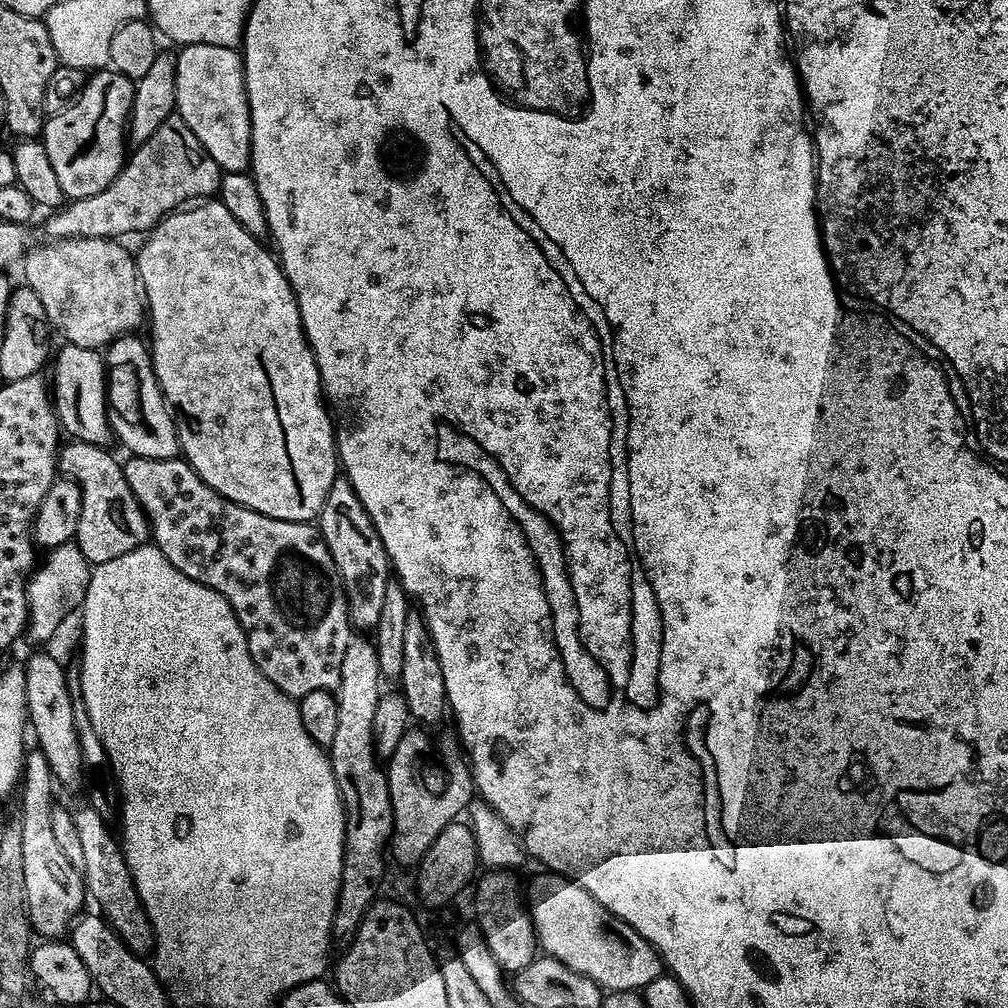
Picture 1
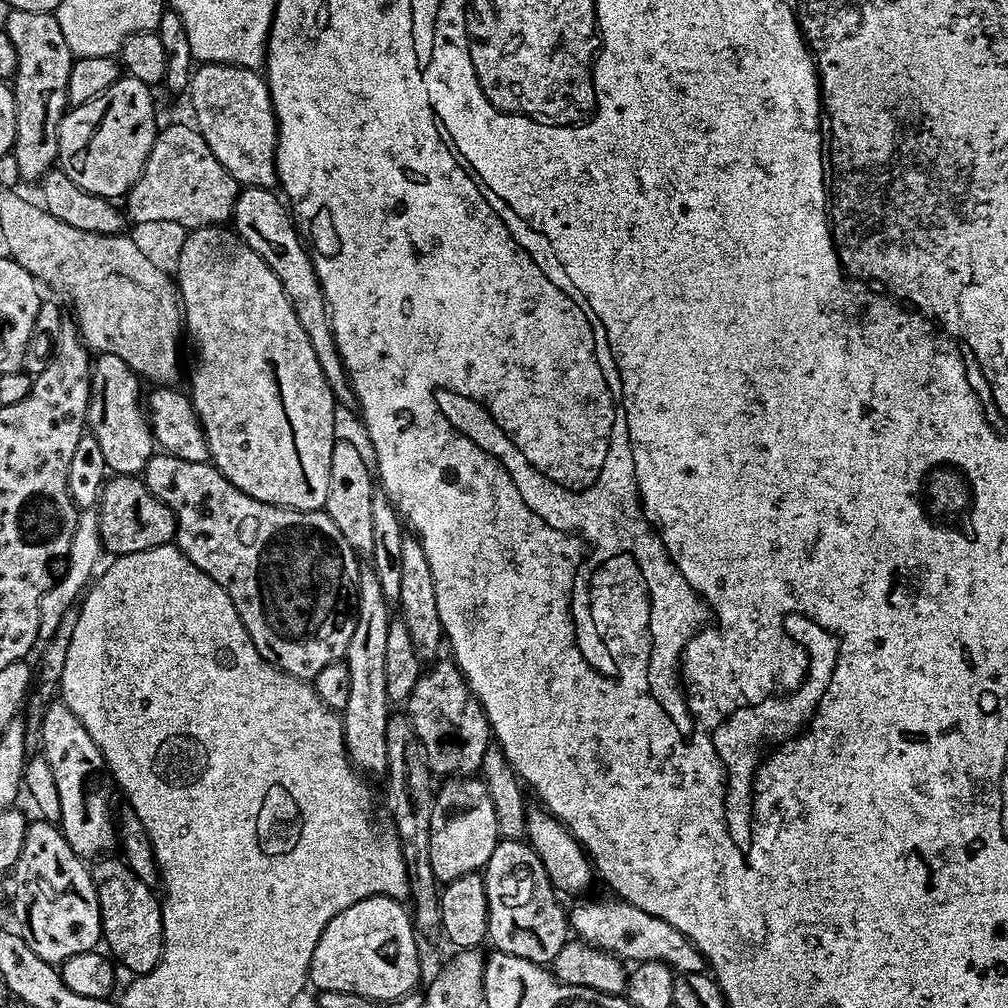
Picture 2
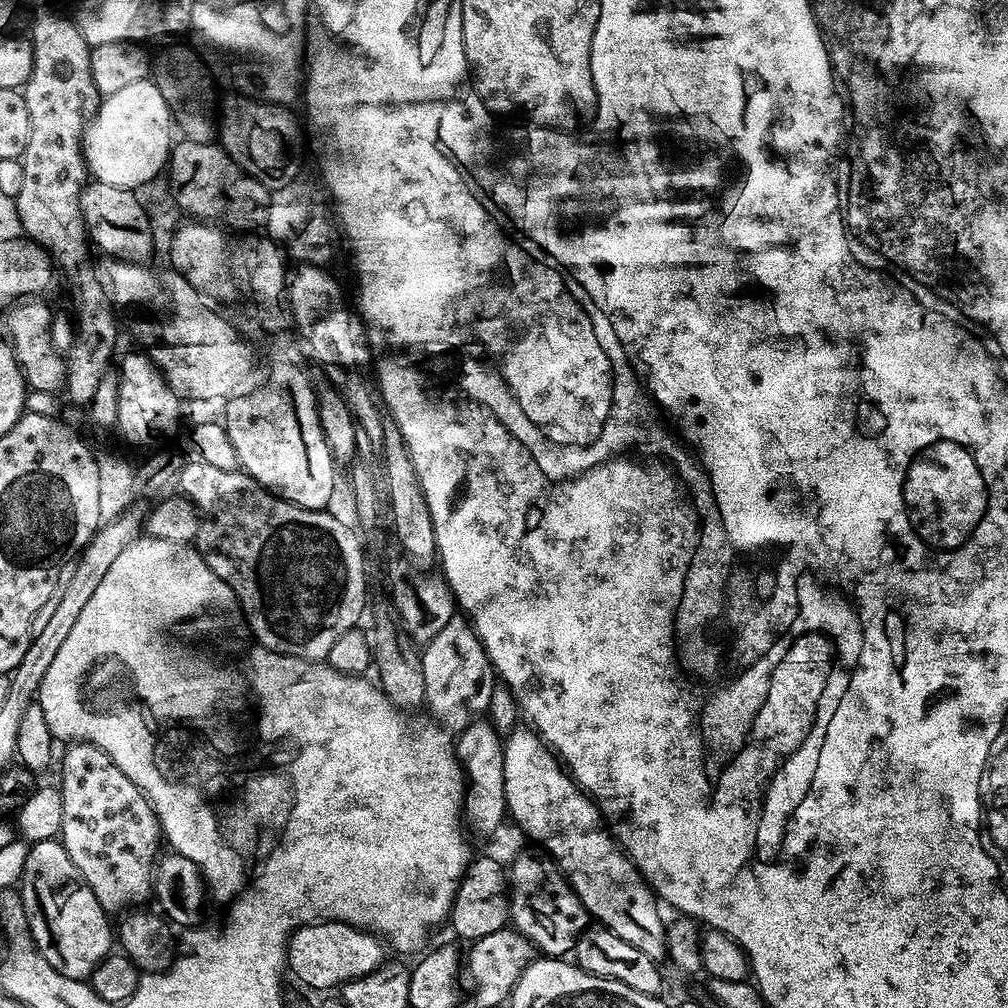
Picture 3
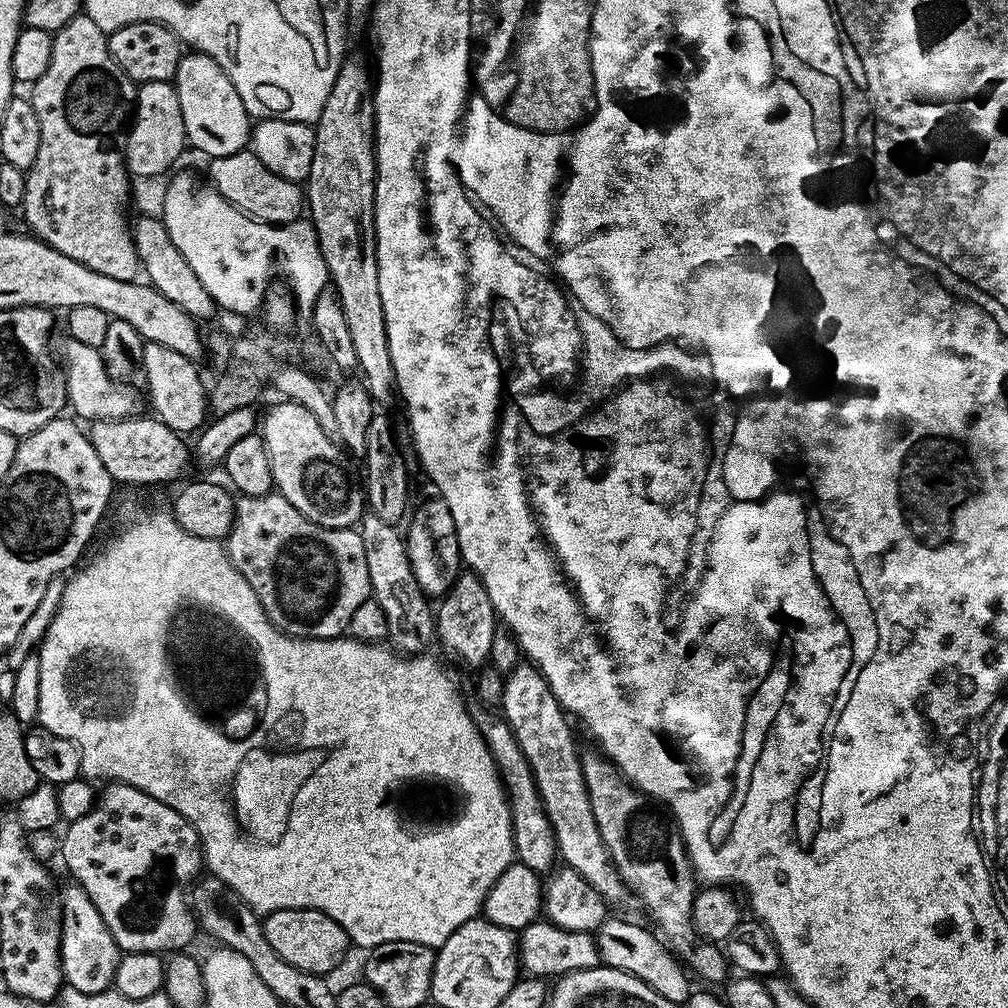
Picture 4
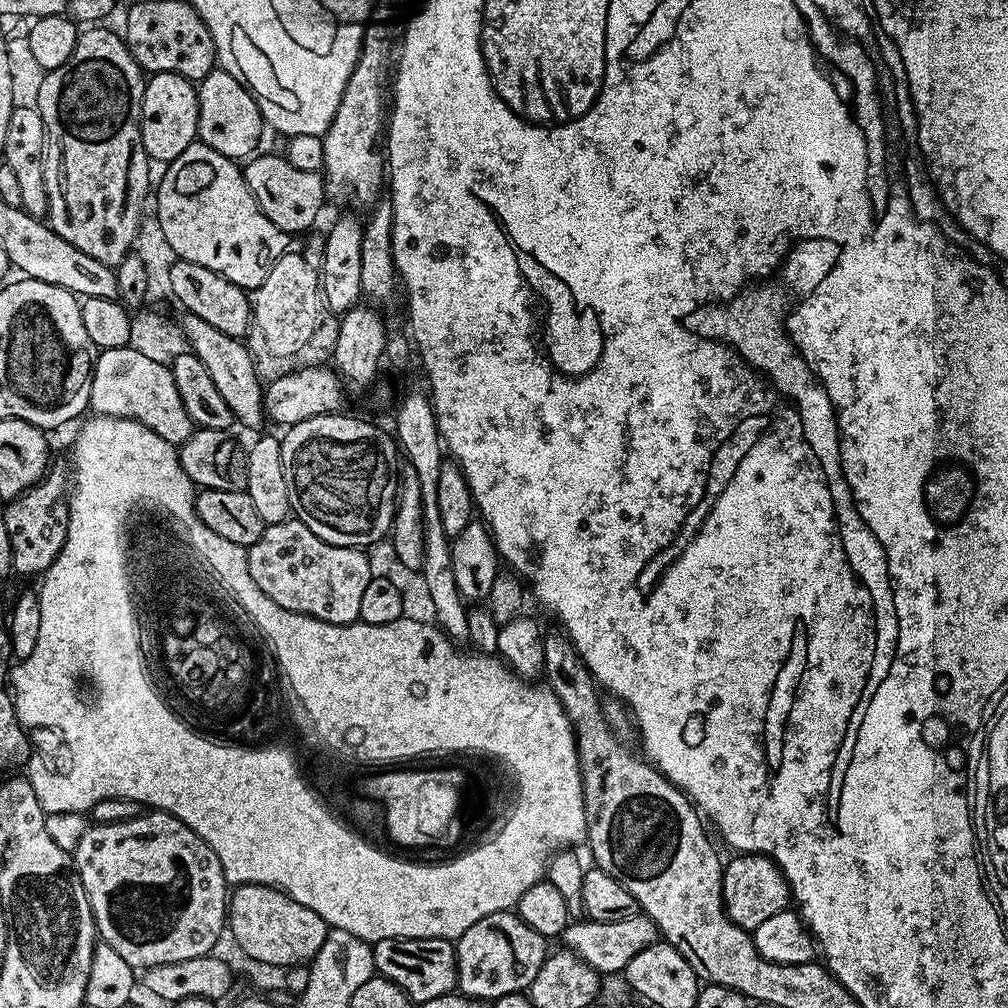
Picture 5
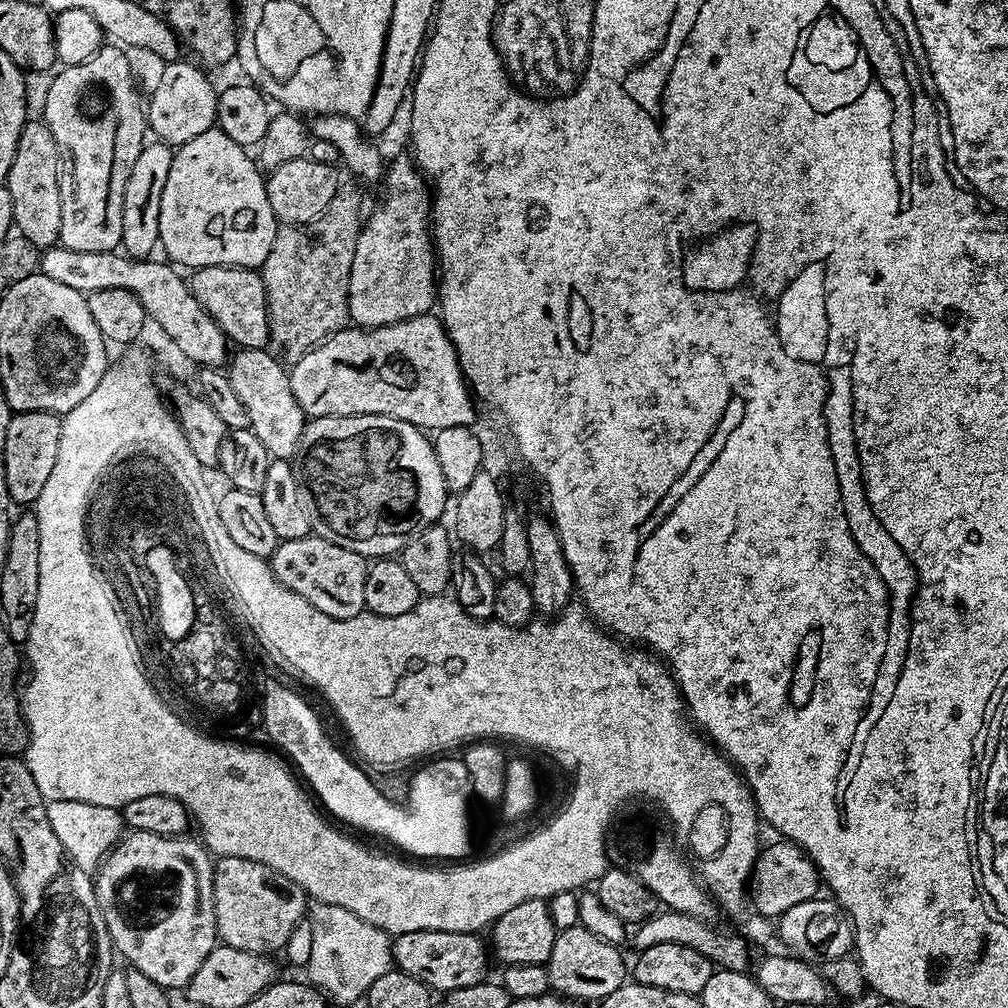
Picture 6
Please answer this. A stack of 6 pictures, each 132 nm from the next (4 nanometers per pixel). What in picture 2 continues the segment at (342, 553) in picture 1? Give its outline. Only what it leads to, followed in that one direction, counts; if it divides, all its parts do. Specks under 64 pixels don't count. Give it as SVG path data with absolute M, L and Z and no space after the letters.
M344 438L337 439L334 450L330 454L330 486L328 497L324 503L328 517L342 530L342 538L350 542L357 554L371 553L374 546L374 522L372 520L370 502L374 491L374 472L364 461L360 448Z

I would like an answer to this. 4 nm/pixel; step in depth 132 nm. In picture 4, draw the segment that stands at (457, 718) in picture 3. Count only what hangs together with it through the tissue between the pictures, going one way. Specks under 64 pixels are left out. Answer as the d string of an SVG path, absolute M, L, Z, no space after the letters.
M471 570L461 571L455 582L450 586L447 593L439 601L434 612L434 636L440 644L456 660L461 660L466 667L472 670L479 669L492 655L492 643L494 634L498 630L498 617L494 606L490 602L490 594L486 594L486 586L477 578Z

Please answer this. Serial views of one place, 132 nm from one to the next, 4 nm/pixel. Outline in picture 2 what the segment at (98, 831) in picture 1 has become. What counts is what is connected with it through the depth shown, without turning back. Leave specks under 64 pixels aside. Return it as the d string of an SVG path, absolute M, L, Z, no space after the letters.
M112 858L97 859L97 864L93 863L90 868L100 903L102 940L105 945L108 943L107 951L117 961L120 959L132 974L143 974L154 970L162 958L164 931L160 902L157 893L152 893L153 885L142 882L123 859L108 859Z

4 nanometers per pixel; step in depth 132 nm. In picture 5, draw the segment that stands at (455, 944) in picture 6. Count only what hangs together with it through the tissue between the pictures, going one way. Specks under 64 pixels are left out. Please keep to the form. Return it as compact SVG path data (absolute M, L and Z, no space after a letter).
M386 938L375 941L371 945L375 971L384 976L390 982L394 982L412 1000L413 1005L422 1002L430 1002L430 998L438 998L453 991L457 987L456 982L456 946L451 939L442 938Z

